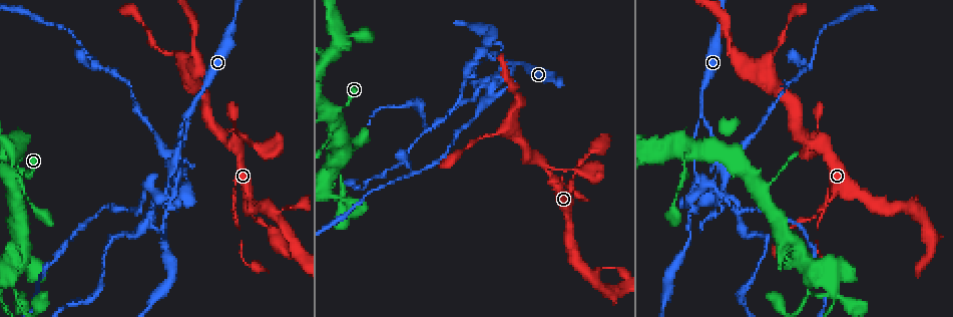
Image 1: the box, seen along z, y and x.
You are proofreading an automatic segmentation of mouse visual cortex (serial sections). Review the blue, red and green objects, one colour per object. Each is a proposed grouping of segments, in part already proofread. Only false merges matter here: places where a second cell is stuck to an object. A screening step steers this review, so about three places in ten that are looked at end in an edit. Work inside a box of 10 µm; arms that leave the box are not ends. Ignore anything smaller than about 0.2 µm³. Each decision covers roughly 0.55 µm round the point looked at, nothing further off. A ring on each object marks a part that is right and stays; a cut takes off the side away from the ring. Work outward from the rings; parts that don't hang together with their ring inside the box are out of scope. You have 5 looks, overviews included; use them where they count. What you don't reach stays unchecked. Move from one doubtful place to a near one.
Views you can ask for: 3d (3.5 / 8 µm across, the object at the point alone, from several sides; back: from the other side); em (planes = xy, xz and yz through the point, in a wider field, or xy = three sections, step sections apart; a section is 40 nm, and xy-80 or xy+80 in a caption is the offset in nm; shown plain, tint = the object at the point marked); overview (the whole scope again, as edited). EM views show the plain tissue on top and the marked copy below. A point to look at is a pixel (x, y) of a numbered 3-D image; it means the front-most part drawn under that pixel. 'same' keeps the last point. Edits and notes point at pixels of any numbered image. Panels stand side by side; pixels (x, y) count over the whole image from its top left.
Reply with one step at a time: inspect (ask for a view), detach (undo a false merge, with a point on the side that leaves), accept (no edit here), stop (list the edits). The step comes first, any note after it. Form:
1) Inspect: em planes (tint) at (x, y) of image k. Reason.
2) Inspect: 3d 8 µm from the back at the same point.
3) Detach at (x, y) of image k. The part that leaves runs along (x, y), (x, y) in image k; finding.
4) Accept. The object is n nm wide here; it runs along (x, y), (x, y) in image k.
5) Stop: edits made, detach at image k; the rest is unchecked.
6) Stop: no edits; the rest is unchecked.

Inspect: 3d 3.5 µm at (700, 115) of image 1. Arms part here.

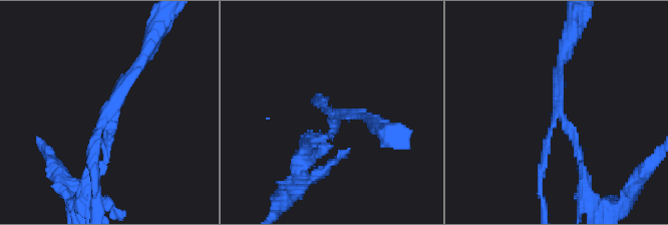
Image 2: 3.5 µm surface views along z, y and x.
Inspect: em planes (tint) at (558, 110) of image 2.

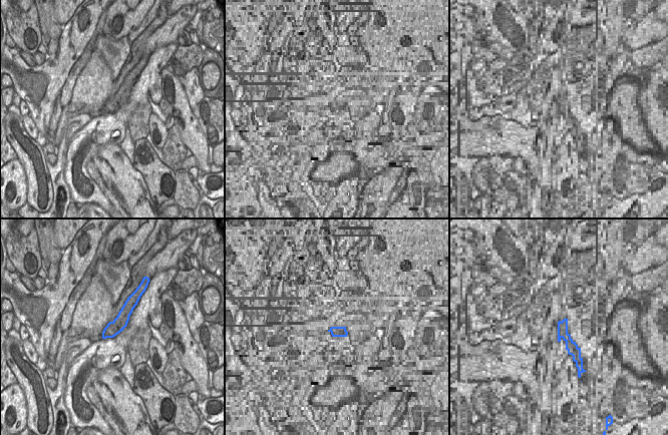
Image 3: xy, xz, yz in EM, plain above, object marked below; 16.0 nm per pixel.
Detach at (104, 147) of image 2. The arms are 100, 150, 150 nm wide; the part that leaves runs along (562, 117), (580, 154), (591, 203) in image 2; two cells meet here.

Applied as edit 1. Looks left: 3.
Inspect: 3d 3.5 µm at (815, 294) of image 1.

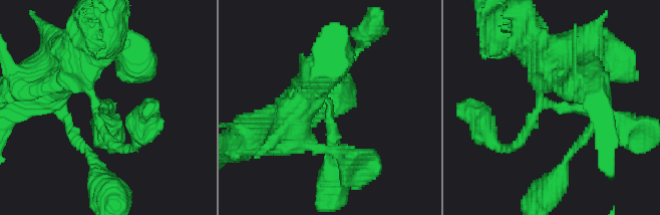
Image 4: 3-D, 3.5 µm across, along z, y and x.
Inspect: em xy step 3 (tint) at (105, 108) of image 4. 3 arms meet here; the arms are 150, 200, 400 nm wide.

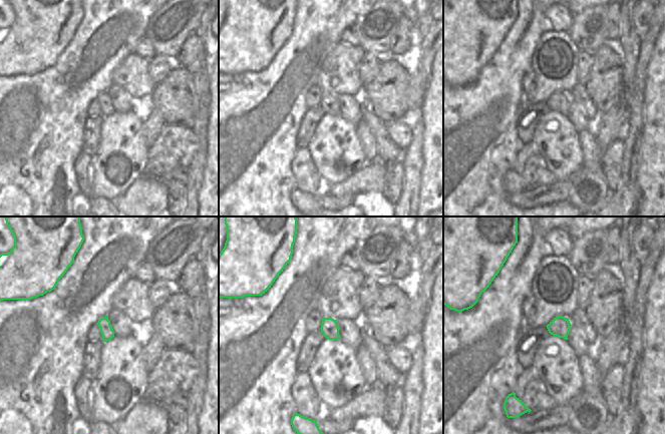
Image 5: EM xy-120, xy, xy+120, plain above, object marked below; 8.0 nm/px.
Accept. It runs along (537, 51), (540, 97), (617, 119) in image 4; all the same cell.

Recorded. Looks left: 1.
Stop: edits made, detach at image 2; the rest is unchecked.

